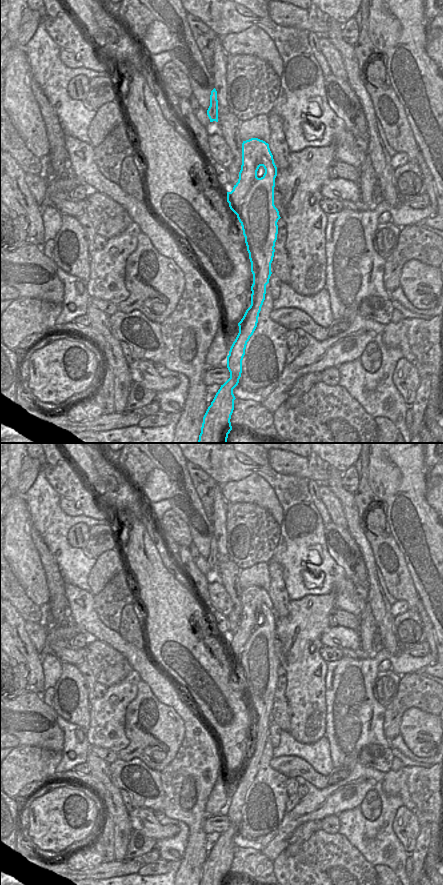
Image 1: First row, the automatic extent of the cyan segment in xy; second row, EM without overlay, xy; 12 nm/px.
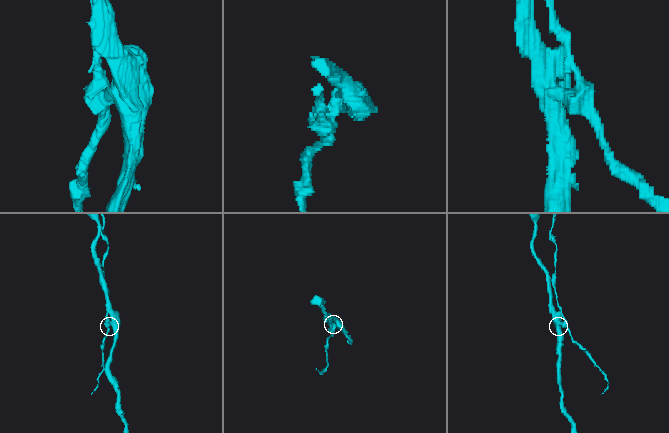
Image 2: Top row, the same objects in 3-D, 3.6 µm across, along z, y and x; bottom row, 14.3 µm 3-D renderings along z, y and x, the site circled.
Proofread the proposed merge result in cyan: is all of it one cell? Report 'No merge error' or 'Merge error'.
Merge error

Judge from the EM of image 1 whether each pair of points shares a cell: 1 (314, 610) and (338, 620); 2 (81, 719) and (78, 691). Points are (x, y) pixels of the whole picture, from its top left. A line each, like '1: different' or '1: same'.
1: different
2: same

